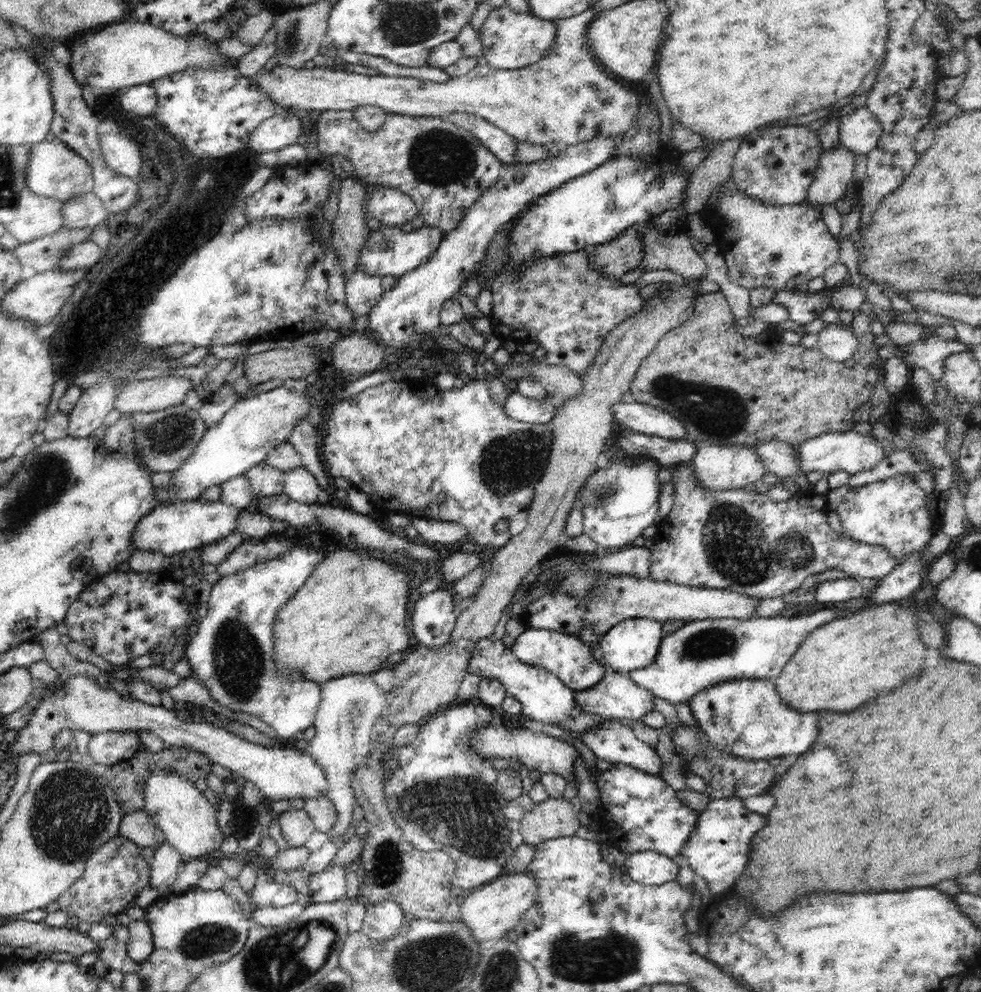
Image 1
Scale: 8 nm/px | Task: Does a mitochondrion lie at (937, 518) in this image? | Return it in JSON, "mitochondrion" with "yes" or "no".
{"mitochondrion":"no"}

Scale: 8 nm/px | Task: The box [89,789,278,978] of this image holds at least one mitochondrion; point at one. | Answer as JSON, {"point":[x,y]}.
{"point":[211,938]}

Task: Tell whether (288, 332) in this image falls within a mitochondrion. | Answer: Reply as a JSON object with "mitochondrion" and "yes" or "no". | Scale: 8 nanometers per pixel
{"mitochondrion":"no"}

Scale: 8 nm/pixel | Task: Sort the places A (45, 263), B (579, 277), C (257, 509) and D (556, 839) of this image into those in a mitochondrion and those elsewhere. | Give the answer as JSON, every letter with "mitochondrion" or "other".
{"A":"other","B":"mitochondrion","C":"other","D":"other"}

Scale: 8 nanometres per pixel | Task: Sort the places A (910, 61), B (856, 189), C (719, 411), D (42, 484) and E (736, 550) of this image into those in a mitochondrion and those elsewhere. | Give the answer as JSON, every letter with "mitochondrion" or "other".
{"A":"other","B":"other","C":"mitochondrion","D":"mitochondrion","E":"mitochondrion"}

